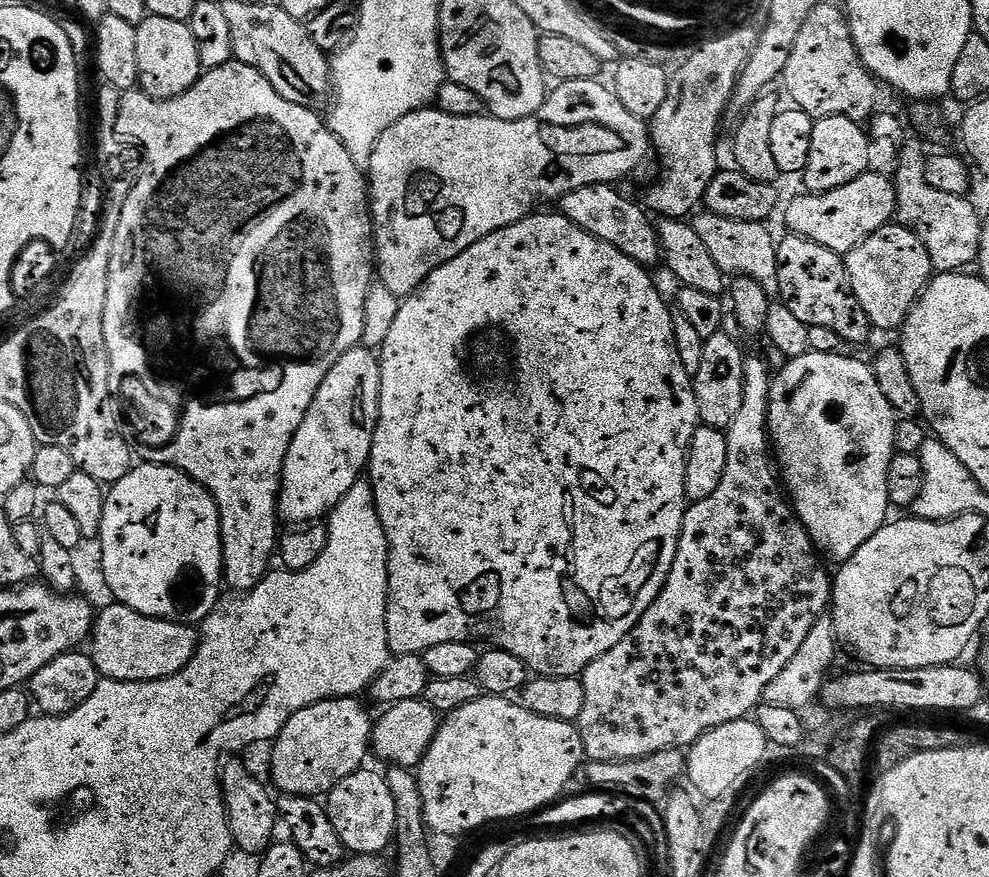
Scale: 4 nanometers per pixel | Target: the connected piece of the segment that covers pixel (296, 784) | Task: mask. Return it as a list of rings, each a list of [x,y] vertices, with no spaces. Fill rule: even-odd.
[[[337,698],[335,700],[323,700],[317,704],[311,704],[309,708],[303,708],[298,710],[298,714],[294,714],[286,722],[286,726],[280,731],[279,736],[275,737],[274,743],[271,745],[272,748],[272,780],[281,789],[281,793],[290,796],[304,796],[307,798],[320,798],[325,794],[331,792],[332,787],[338,782],[342,782],[350,774],[361,771],[365,767],[364,759],[370,756],[370,741],[373,739],[373,717],[368,717],[368,712],[364,708],[360,708],[359,699],[356,698]]]

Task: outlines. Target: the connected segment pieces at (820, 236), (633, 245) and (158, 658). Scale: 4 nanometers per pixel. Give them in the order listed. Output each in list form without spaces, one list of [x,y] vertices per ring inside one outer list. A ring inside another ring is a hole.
[[[869,170],[854,182],[829,192],[800,196],[788,208],[784,220],[789,233],[804,236],[826,250],[847,254],[868,240],[880,228],[893,223],[896,214],[896,185],[891,179]]]
[[[591,184],[585,188],[574,190],[559,201],[559,211],[571,224],[592,233],[602,242],[622,250],[634,262],[645,266],[660,264],[660,234],[655,223],[648,221],[649,213],[639,208],[632,200],[627,200],[620,192],[615,192],[612,184]]]
[[[112,602],[101,616],[99,613],[95,617],[90,633],[91,644],[91,658],[103,679],[142,684],[146,680],[165,680],[167,676],[177,676],[190,664],[196,655],[198,632],[195,627],[138,614],[125,604]]]

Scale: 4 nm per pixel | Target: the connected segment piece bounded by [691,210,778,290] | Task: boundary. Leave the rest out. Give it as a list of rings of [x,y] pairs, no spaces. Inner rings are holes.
[[[704,210],[697,220],[691,221],[691,226],[702,238],[710,250],[710,258],[718,262],[718,266],[725,274],[733,277],[748,276],[757,280],[765,290],[772,290],[777,287],[776,269],[776,244],[770,233],[764,229],[763,223],[742,222],[734,218],[722,218],[718,214]]]

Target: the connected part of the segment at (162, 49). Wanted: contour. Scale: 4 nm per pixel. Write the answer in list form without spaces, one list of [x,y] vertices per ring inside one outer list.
[[[151,14],[145,16],[137,27],[140,84],[148,95],[160,100],[173,100],[186,94],[202,77],[200,40],[197,33],[193,29],[192,33],[188,27],[183,20]]]

